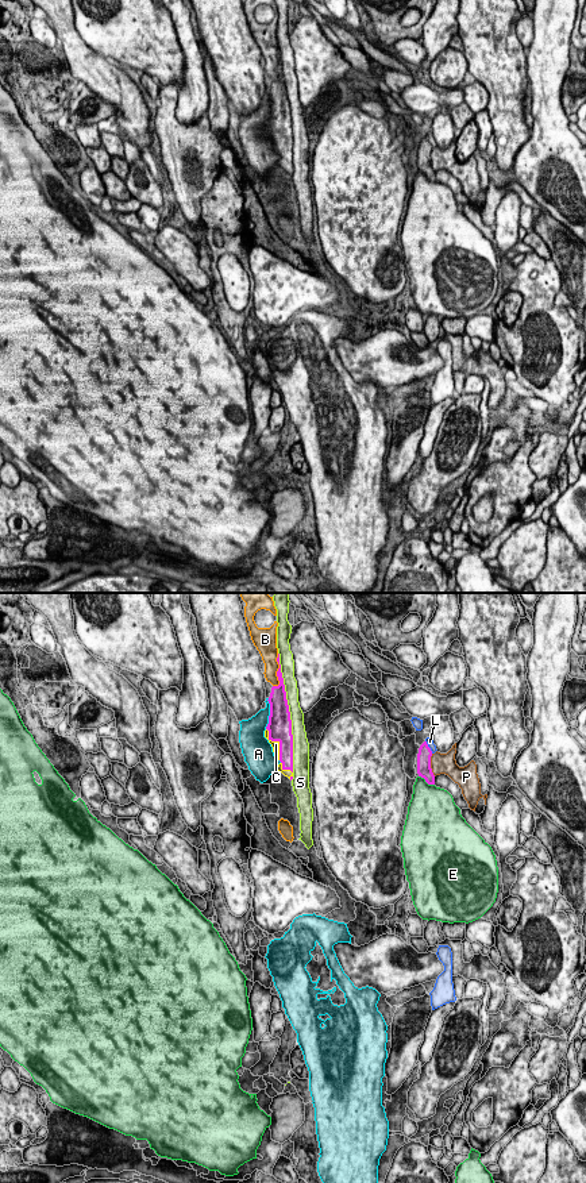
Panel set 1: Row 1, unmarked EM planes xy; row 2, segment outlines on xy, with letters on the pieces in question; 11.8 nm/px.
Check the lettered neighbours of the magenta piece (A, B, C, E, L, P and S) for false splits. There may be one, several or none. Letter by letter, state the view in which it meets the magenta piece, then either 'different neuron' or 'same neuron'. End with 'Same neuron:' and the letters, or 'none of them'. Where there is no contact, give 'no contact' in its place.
A: xy | different neuron
B: xy | different neuron
C: xy | same neuron
E: xy | different neuron
L: xy | different neuron
P: xy | different neuron
S: xy | different neuron
Same neuron: C

